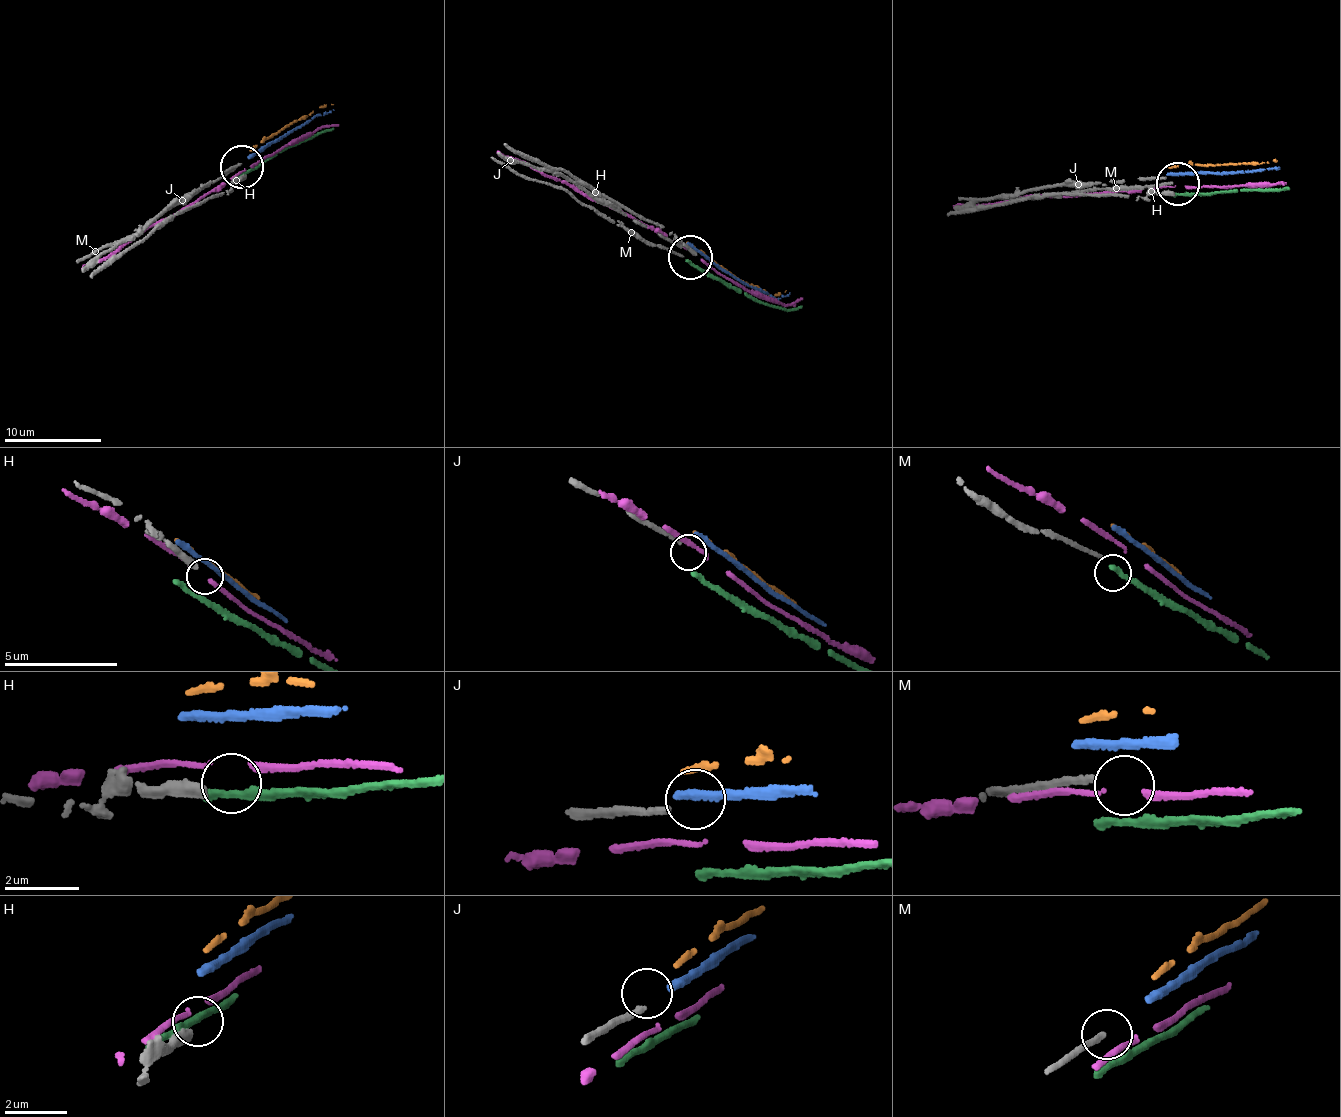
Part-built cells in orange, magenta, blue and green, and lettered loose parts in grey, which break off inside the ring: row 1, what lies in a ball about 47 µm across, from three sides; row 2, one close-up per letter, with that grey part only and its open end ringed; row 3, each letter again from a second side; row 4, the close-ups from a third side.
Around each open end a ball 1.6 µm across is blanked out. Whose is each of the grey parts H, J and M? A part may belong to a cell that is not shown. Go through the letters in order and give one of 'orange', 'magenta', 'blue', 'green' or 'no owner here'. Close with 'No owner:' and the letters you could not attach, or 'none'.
H: no owner here
J: no owner here
M: no owner here
No owner: H, J, M

